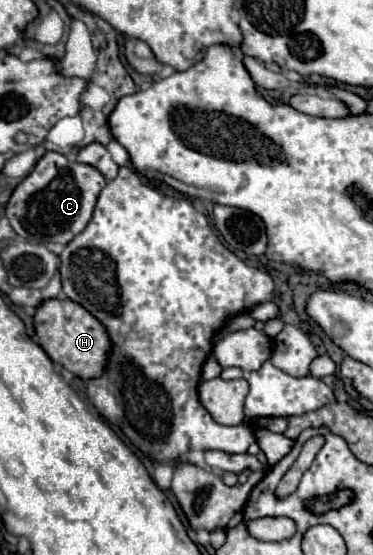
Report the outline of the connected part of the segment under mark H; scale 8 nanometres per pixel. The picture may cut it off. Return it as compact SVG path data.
M70 299L44 301L36 309L34 327L42 349L54 363L62 365L64 369L68 369L70 373L74 373L84 381L100 377L104 373L110 353L110 335L106 327L78 303L72 303Z

